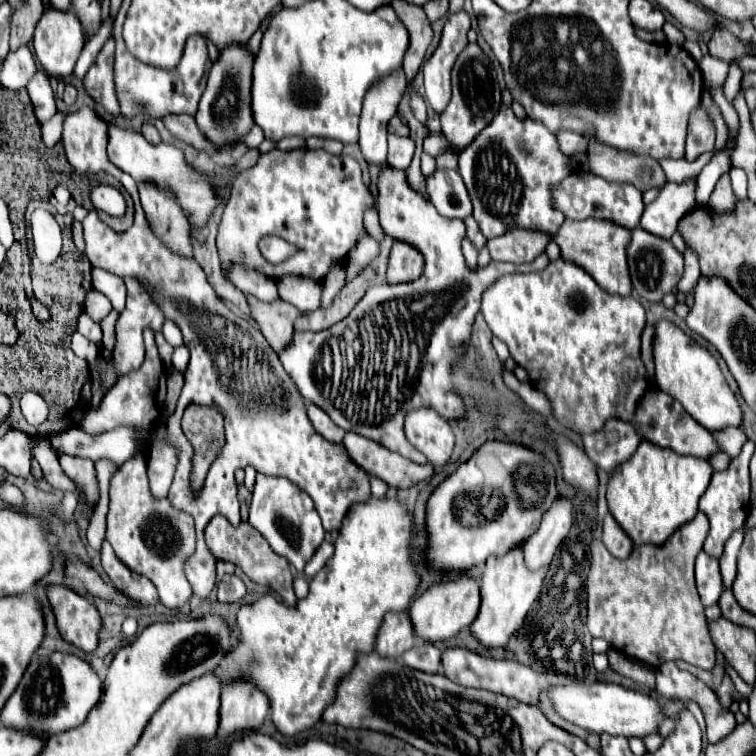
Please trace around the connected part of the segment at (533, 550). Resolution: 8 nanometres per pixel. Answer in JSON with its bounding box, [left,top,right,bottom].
[523,498,571,570]

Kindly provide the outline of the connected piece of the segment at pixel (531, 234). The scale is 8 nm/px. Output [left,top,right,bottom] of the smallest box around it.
[487,228,551,264]

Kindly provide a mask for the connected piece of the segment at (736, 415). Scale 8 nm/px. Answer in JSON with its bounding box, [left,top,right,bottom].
[653,320,741,430]

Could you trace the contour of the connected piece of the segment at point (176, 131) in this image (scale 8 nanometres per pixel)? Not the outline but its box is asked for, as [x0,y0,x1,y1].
[161,114,215,152]

